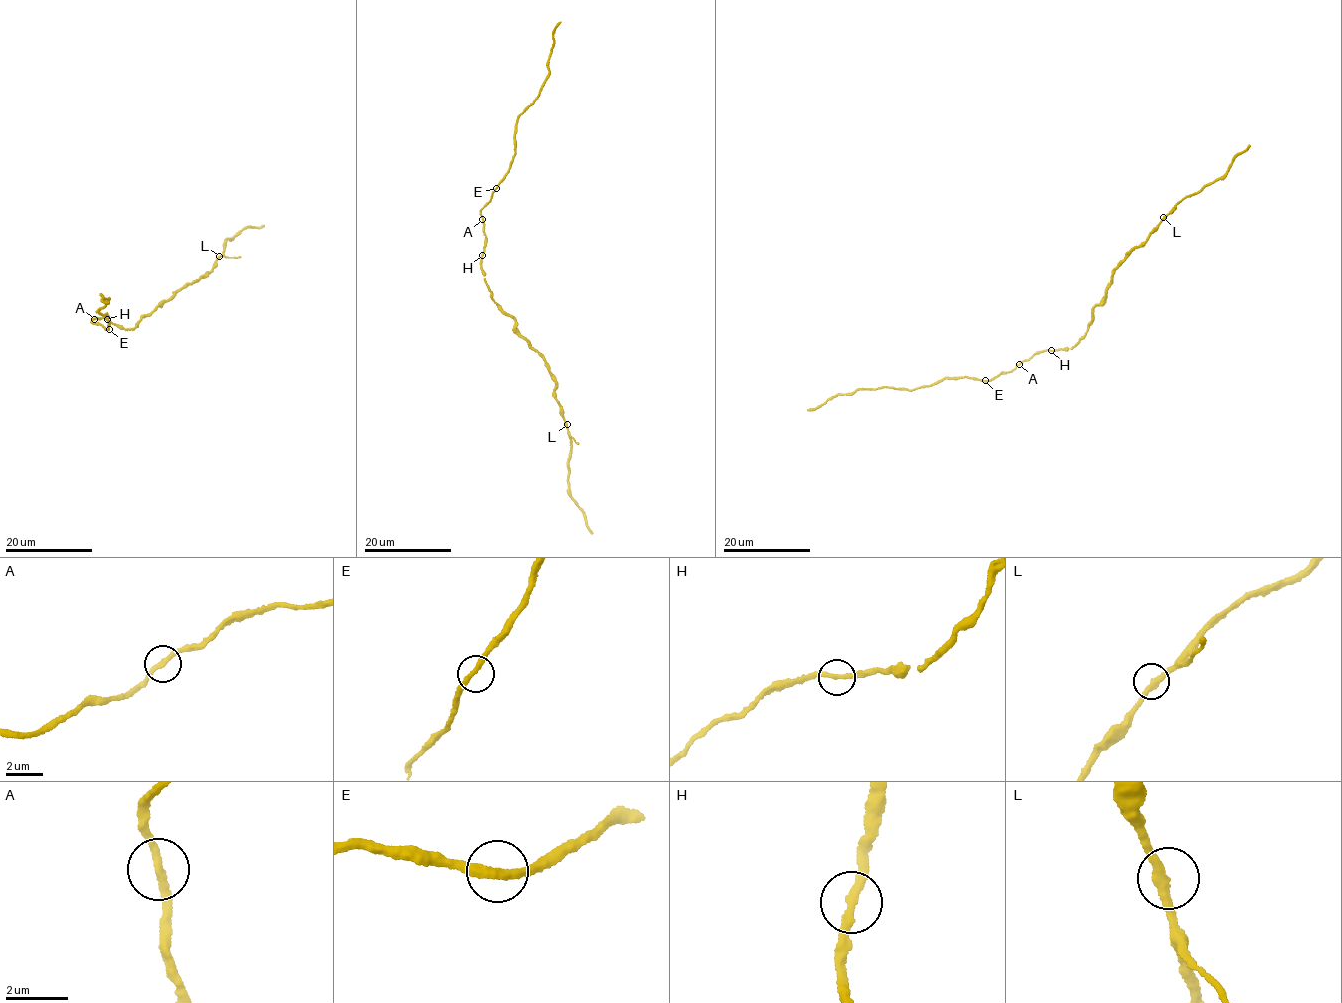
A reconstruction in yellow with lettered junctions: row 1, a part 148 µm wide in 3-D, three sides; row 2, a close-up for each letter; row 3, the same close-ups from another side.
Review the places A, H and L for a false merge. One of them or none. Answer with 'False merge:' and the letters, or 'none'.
False merge: none

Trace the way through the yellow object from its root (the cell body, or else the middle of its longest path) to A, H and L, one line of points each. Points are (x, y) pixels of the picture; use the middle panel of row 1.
A: (485, 274), (481, 265), (485, 238), (482, 219)
H: (485, 274), (481, 265), (482, 255)
L: (485, 274), (484, 281), (494, 302), (511, 316), (518, 333), (543, 358), (567, 424)

